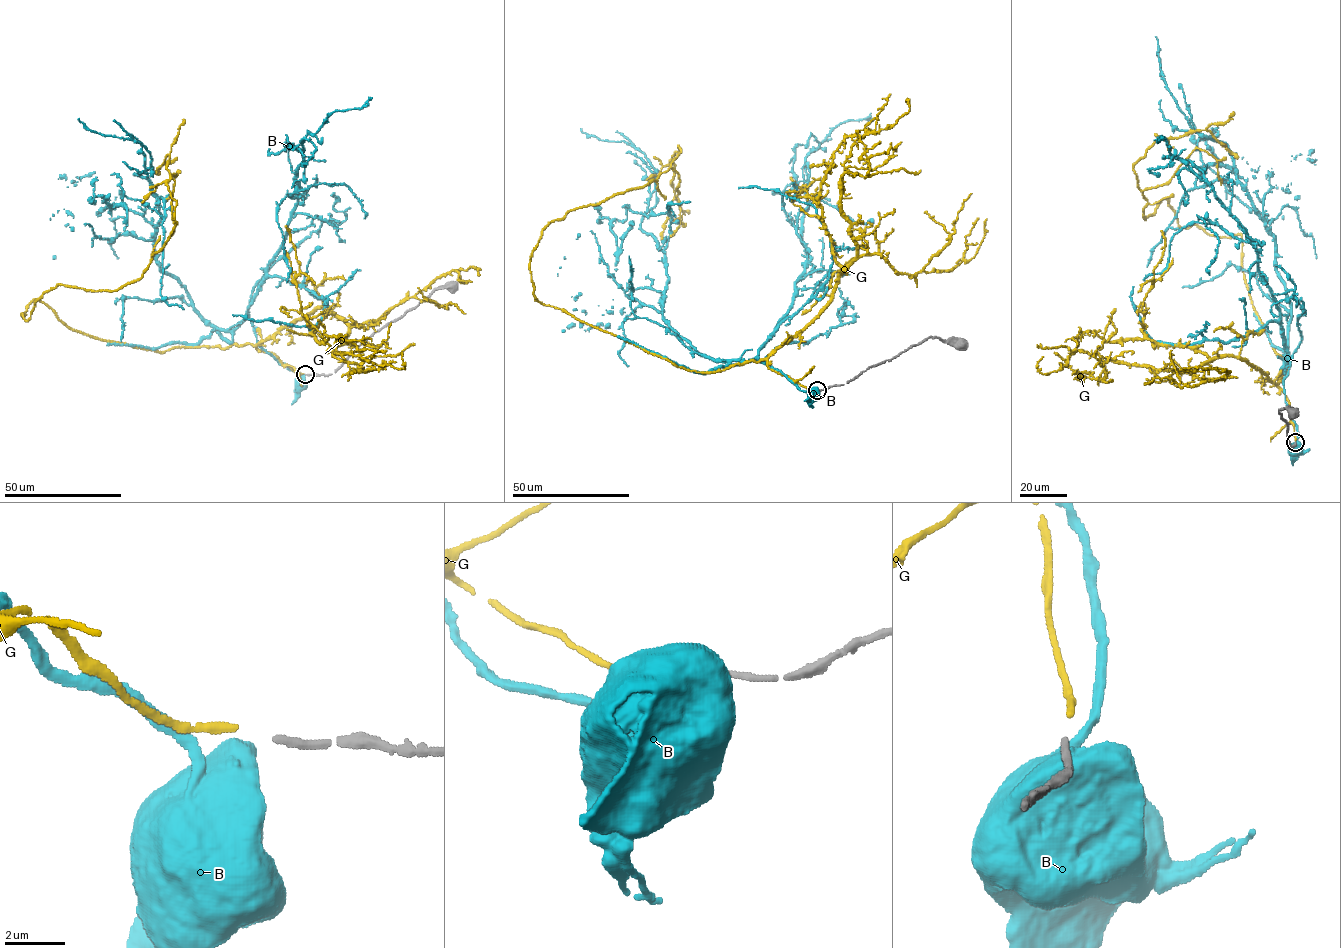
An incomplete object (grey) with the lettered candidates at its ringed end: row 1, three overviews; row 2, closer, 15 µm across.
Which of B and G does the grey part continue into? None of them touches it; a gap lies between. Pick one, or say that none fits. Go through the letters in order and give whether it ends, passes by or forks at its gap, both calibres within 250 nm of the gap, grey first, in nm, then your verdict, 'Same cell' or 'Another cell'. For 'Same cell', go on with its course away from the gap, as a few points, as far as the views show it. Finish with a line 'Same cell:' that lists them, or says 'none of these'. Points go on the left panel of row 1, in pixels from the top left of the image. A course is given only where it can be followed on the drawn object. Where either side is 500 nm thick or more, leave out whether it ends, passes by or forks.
B: Thickness 240 nm (grey) against 900 nm. Another cell
G: It ends there. Thickness 240 nm (grey) against 260 nm. Same cell. Its course: (303, 373), (100, 339), (35, 300), (24, 320), (58, 284), (141, 277), (176, 223), (160, 172)
Same cell: G

